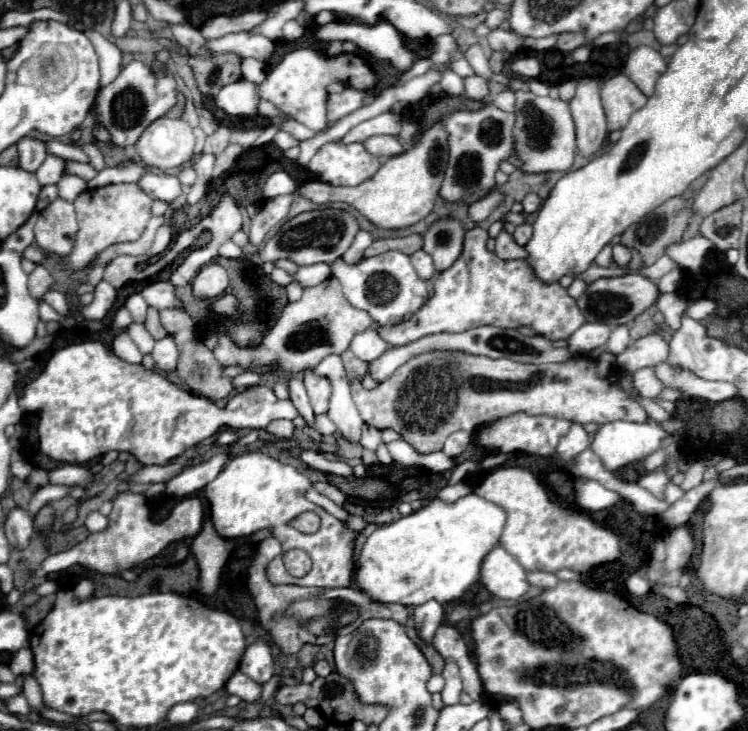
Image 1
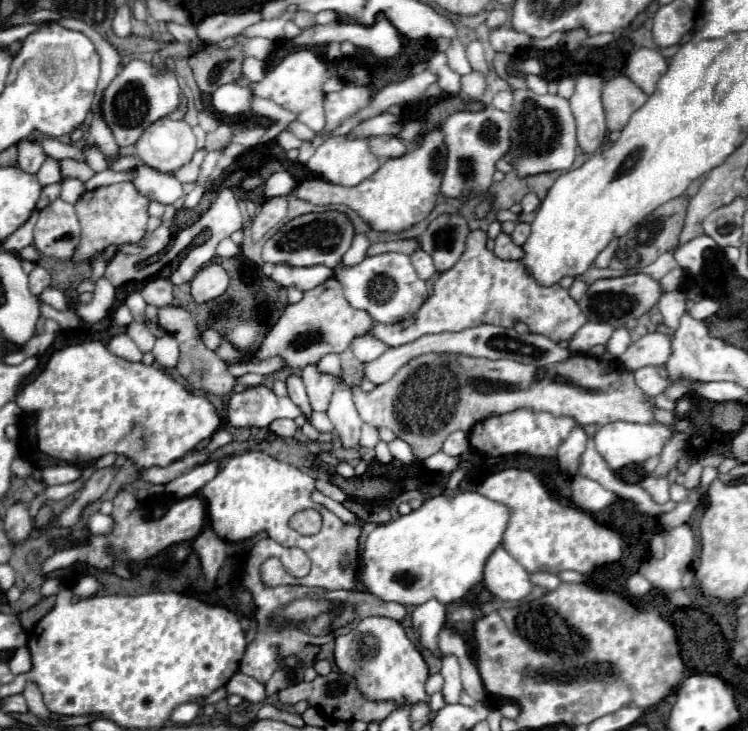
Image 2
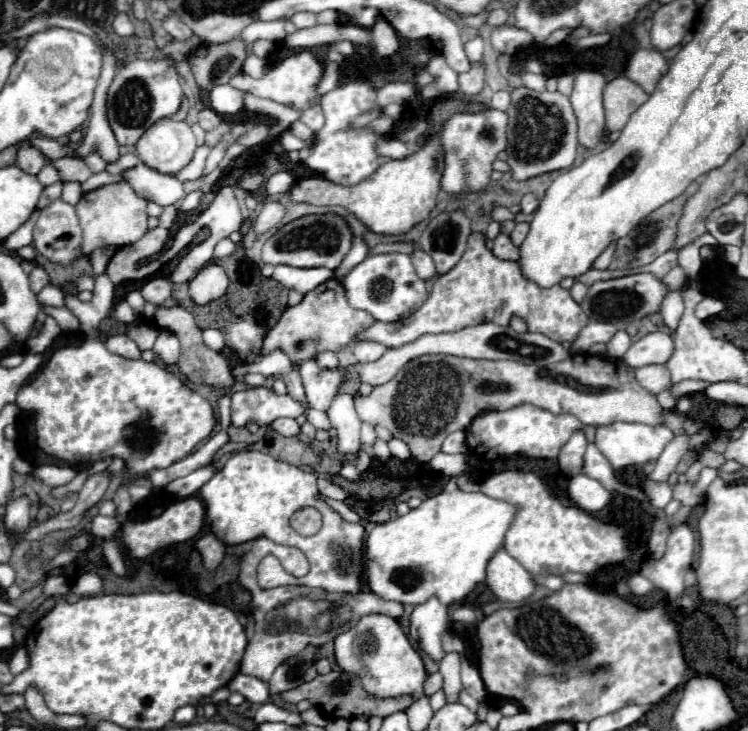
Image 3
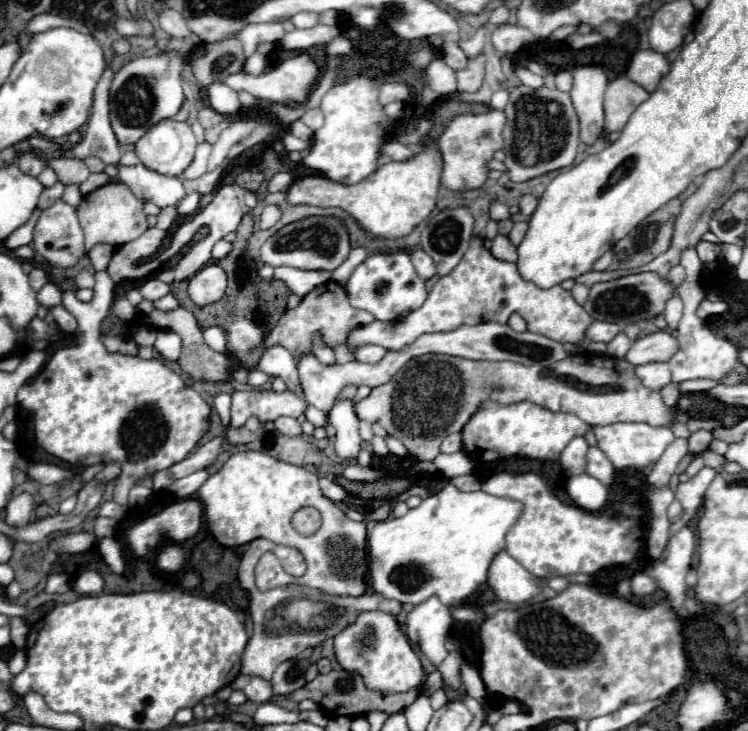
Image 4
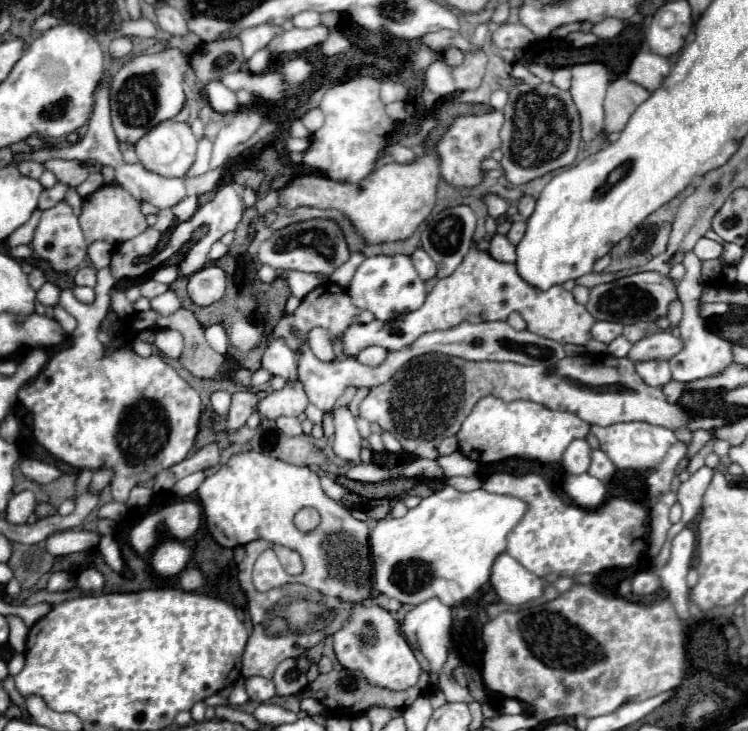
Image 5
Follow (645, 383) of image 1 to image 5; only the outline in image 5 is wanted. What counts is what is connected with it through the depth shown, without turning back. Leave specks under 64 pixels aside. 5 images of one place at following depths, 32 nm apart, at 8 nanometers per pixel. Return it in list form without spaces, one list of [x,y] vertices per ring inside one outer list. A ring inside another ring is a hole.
[[[646,360],[636,362],[636,372],[644,378],[646,384],[652,386],[664,386],[670,382],[670,364],[668,360]]]

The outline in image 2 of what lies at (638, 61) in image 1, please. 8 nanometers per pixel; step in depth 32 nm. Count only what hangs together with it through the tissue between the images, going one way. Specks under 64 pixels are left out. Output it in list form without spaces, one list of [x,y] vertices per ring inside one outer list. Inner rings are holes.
[[[638,48],[630,54],[628,64],[624,68],[624,74],[650,96],[656,88],[656,82],[660,80],[660,76],[666,70],[668,70],[668,62],[660,54],[660,50]]]

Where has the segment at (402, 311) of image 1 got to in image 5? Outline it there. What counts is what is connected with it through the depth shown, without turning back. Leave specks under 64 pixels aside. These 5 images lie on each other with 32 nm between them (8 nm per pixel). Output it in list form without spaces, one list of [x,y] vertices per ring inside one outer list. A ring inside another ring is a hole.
[[[372,256],[366,258],[356,270],[348,294],[358,308],[370,310],[378,320],[394,320],[396,316],[408,314],[424,304],[426,286],[408,256]]]

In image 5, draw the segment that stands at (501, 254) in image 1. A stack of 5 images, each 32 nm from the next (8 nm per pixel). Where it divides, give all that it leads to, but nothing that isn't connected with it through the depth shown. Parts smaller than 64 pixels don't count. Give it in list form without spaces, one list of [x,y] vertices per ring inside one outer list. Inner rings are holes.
[[[498,234],[498,244],[490,244],[488,254],[498,262],[516,262],[516,248],[508,242],[506,236]]]

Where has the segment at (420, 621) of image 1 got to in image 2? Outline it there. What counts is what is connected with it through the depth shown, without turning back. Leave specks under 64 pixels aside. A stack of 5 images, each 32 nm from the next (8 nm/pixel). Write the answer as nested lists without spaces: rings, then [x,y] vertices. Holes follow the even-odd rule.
[[[428,600],[426,604],[416,606],[412,612],[412,630],[420,646],[430,650],[434,656],[442,658],[438,648],[438,634],[446,628],[446,608],[438,600]]]

